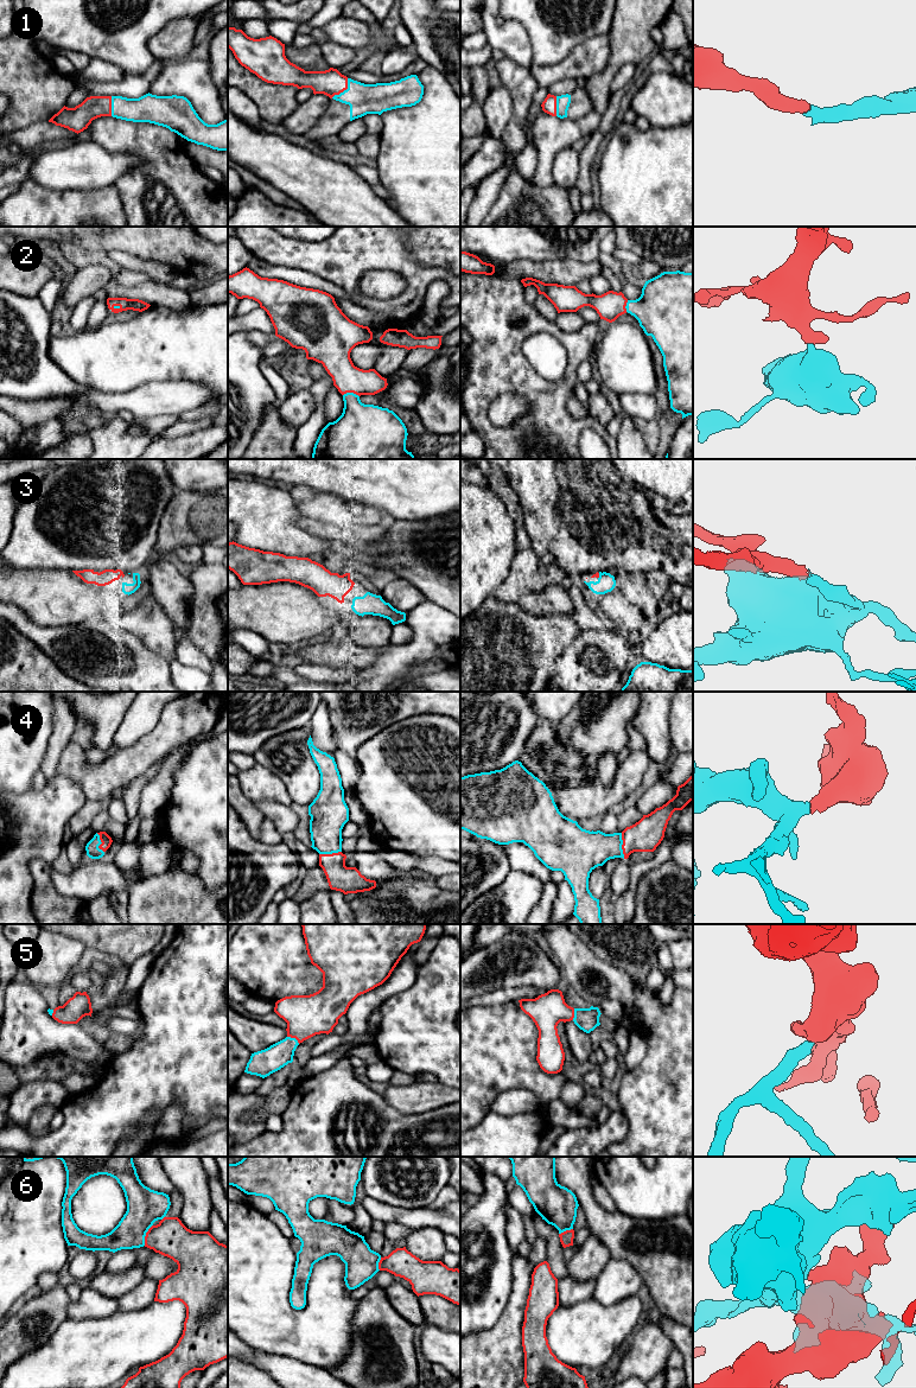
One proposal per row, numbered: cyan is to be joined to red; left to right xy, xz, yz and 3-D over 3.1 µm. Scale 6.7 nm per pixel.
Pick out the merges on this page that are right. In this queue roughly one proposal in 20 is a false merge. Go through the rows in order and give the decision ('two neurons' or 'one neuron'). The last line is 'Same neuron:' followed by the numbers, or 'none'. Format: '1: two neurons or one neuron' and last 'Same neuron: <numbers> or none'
1: one neuron
2: one neuron
3: one neuron
4: one neuron
5: one neuron
6: one neuron
Same neuron: 1, 2, 3, 4, 5, 6

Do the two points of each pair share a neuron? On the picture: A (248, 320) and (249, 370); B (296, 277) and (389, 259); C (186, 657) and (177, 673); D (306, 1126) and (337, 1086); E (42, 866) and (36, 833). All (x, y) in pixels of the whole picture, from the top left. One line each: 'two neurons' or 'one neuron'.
A: two neurons
B: two neurons
C: two neurons
D: one neuron
E: two neurons

